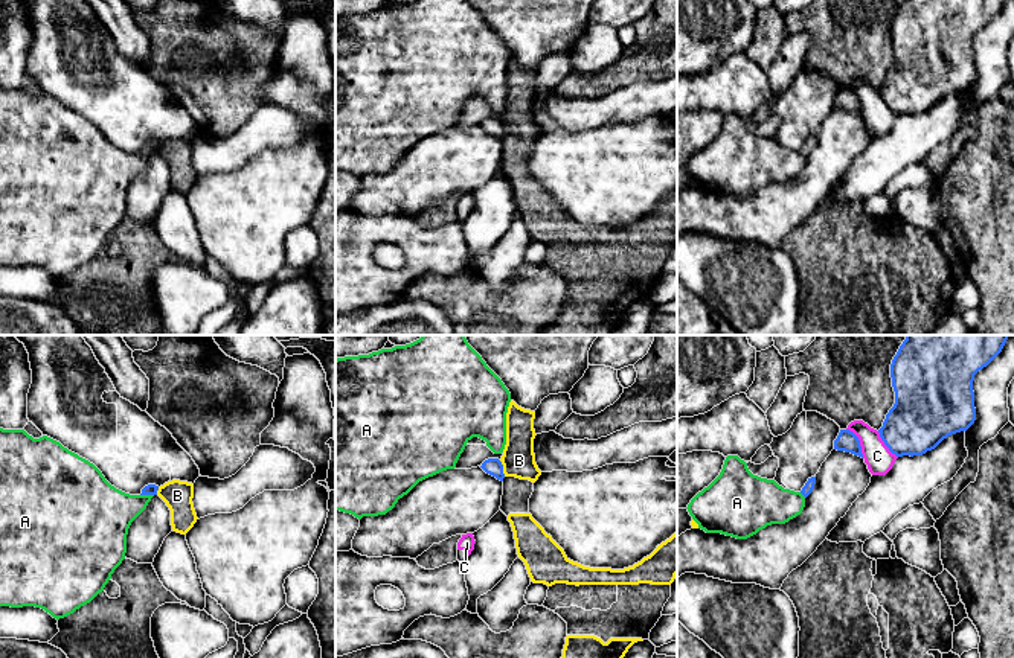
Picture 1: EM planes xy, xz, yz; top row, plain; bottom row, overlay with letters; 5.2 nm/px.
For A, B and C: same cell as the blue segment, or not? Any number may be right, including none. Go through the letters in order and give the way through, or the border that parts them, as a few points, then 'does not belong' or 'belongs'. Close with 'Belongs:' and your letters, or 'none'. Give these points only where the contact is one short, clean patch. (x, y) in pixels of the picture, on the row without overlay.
A: border xy (141, 153), (153, 154); does not belong
B: does not belong
C: does not belong
Belongs: none

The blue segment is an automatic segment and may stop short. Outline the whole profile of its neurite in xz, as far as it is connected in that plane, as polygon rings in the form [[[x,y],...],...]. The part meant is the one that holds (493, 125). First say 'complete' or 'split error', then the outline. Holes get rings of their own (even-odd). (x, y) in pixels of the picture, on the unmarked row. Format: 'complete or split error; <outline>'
complete; [[[488,117],[480,125],[486,133],[496,136],[497,139],[503,140],[503,123],[499,117]]]

